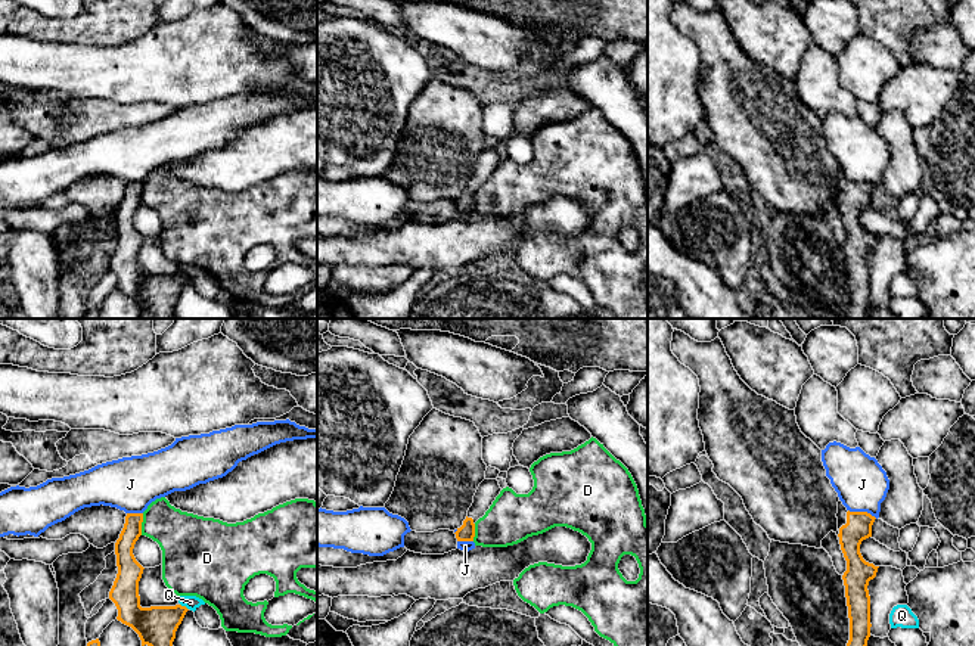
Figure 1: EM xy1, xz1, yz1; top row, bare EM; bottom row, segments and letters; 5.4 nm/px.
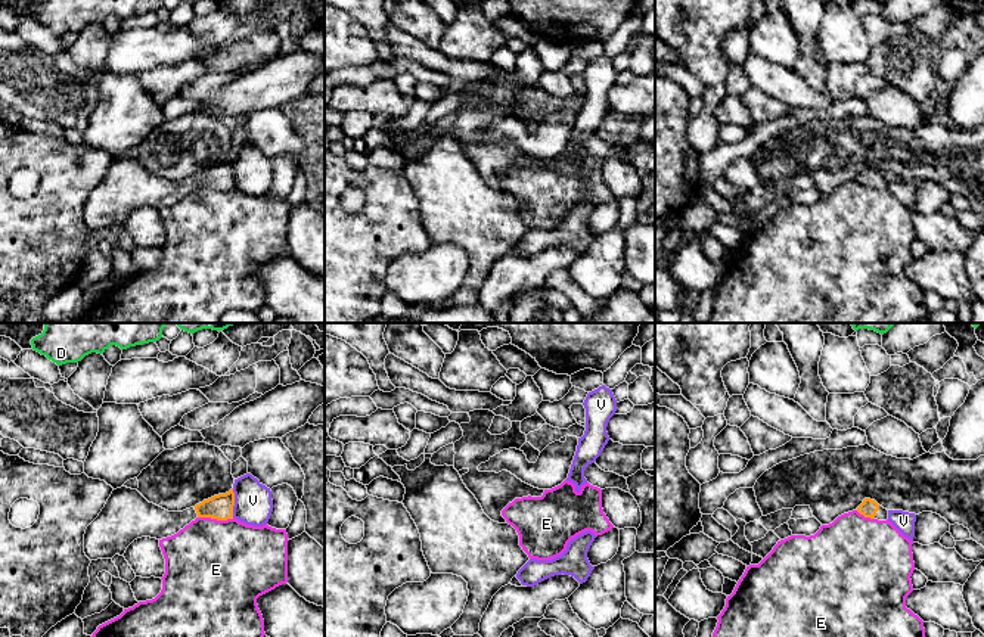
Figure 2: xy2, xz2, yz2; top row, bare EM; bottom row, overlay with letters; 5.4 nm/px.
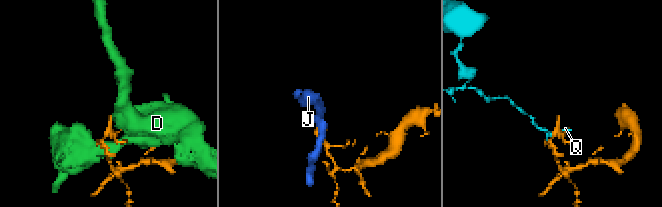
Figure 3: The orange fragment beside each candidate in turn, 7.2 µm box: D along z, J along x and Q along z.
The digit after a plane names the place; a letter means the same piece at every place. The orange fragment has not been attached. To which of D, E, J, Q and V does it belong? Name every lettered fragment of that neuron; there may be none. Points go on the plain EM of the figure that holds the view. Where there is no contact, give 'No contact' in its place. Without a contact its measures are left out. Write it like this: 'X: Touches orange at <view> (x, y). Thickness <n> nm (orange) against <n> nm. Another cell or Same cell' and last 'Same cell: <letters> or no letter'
D: Touches orange at xy1 (140, 193). Thickness 120 nm (orange) against 280 nm. Another cell
E: Touches orange at xy2 (216, 188). Thickness 140 nm (orange) against 480 nm. Another cell
J: Touches orange at yz1 (863, 182). Thickness 140 nm (orange) against 280 nm. Another cell
Q: Touches orange at xy1 (185, 276). Thickness 220 nm (orange) against 80 nm. Another cell
V: Touches orange at xy2 (233, 173). Thickness 140 nm (orange) against 200 nm. Another cell
Same cell: no letter

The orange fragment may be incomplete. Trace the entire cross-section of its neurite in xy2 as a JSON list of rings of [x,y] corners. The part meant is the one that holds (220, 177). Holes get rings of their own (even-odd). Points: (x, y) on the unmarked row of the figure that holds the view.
[[[121,156],[112,161],[99,186],[87,196],[84,223],[90,230],[124,226],[134,209],[171,206],[196,187],[233,189],[233,175],[233,158],[183,181],[168,181],[149,173],[137,159]]]

